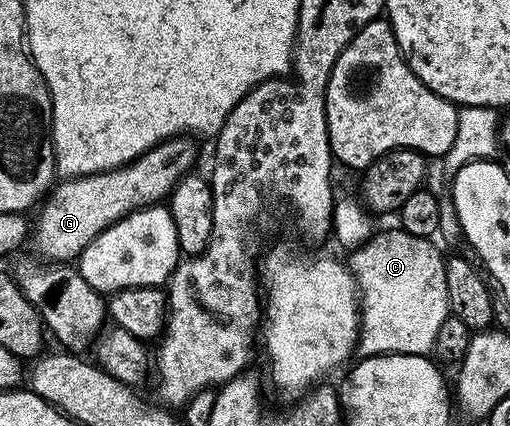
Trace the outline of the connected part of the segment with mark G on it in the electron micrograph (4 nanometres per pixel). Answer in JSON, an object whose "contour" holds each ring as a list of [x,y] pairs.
{"contour":[[[155,147],[139,155],[133,163],[97,175],[84,175],[80,179],[64,179],[51,188],[50,194],[39,208],[40,216],[30,231],[30,247],[44,261],[67,264],[84,252],[84,247],[98,237],[98,233],[114,225],[132,211],[140,211],[167,200],[176,182],[193,170],[198,153],[160,153]]]}

